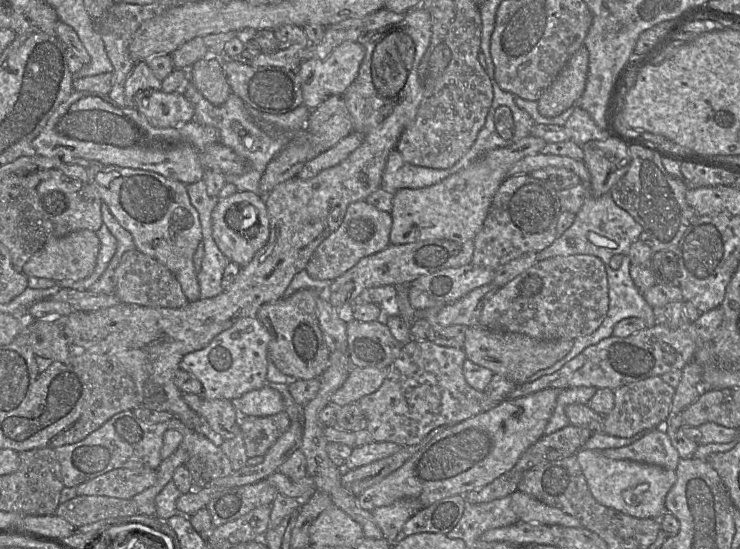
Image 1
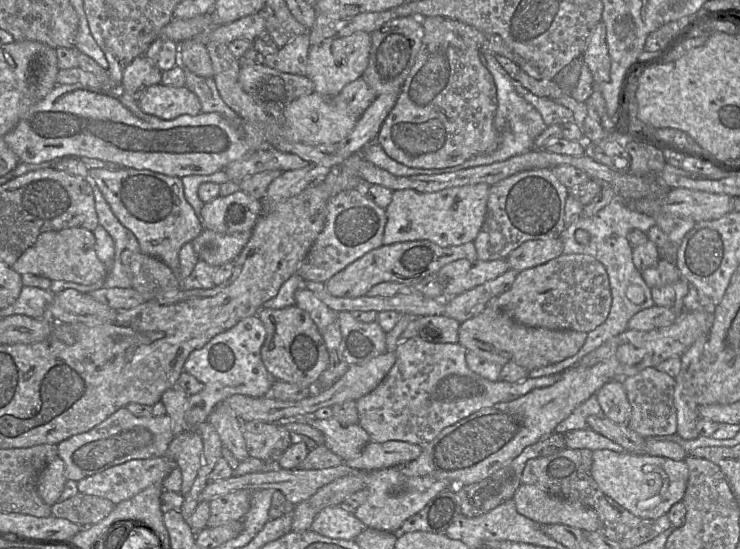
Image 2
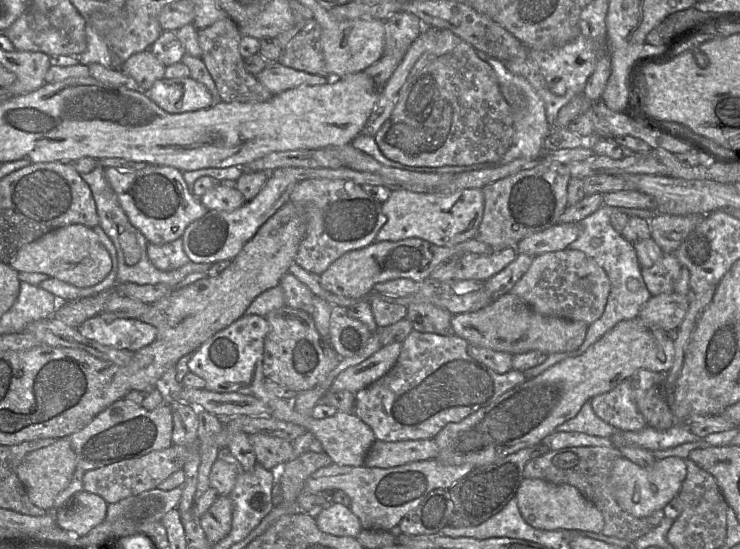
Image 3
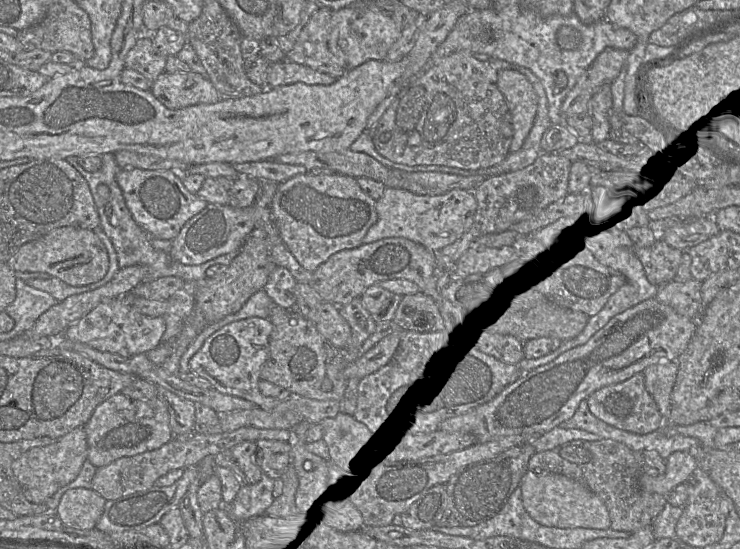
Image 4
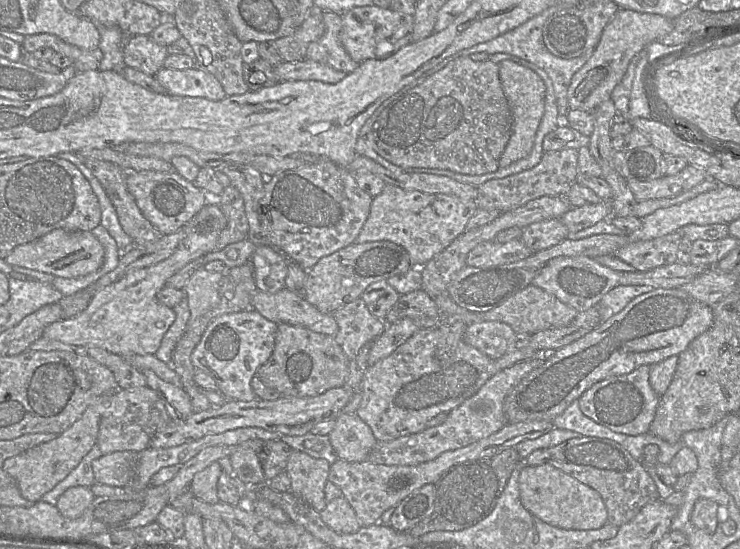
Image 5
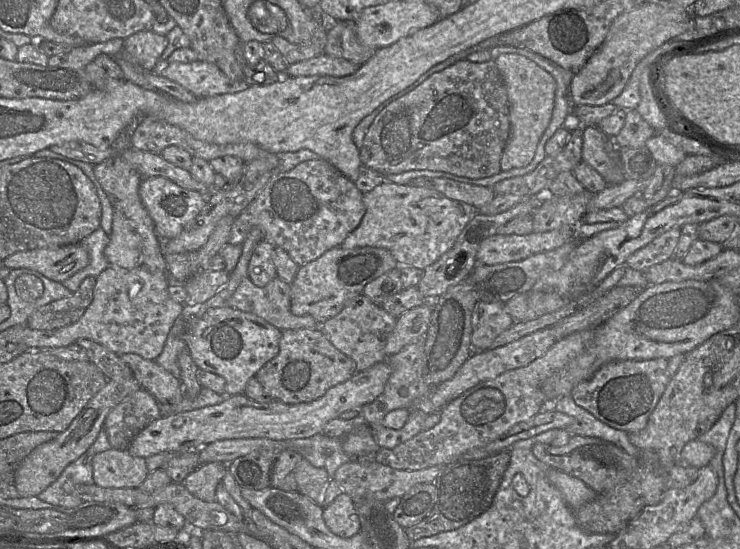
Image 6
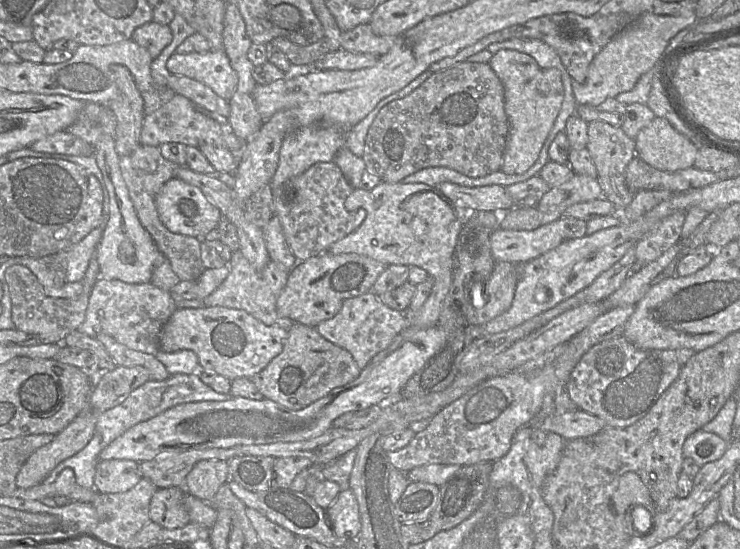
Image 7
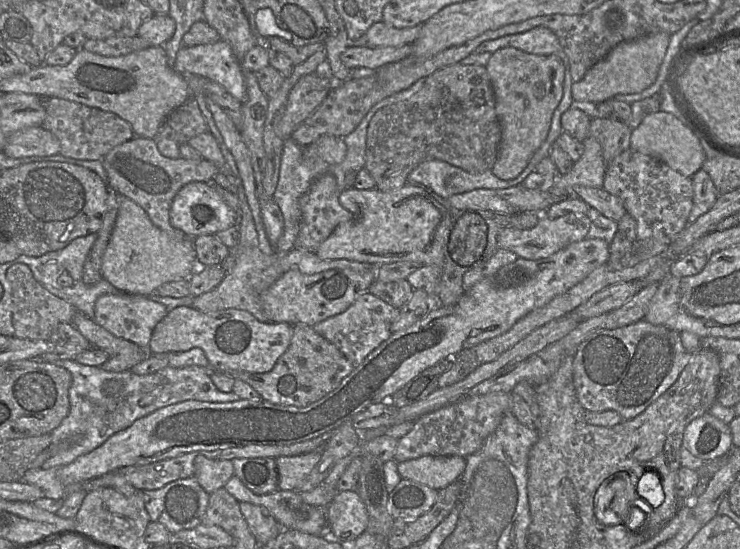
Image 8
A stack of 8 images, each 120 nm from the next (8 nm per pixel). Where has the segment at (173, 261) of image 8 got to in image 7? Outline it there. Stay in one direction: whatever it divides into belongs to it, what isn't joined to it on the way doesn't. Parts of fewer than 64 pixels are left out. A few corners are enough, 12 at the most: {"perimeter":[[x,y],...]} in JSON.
{"perimeter":[[112,135],[94,157],[109,195],[100,278],[151,282],[162,253],[141,224]]}

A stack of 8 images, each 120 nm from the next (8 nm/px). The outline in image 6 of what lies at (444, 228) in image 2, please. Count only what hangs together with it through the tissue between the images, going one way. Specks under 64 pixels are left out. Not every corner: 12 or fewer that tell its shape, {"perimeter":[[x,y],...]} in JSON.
{"perimeter":[[389,181],[340,247],[384,248],[421,270],[450,250],[474,206]]}

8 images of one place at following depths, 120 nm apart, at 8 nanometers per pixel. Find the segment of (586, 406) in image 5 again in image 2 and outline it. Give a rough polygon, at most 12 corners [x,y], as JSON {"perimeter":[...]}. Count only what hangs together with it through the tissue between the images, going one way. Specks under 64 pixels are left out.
{"perimeter":[[621,380],[597,391],[608,419],[627,425],[631,406]]}

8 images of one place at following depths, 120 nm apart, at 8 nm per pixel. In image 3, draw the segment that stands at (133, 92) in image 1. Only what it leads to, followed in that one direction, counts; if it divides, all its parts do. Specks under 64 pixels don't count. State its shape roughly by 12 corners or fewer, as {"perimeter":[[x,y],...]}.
{"perimeter":[[147,49],[121,70],[147,92],[164,77],[165,66]]}

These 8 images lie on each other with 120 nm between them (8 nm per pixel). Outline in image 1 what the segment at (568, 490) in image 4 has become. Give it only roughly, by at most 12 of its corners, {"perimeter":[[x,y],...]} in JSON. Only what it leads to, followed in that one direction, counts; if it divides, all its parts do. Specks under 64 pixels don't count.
{"perimeter":[[517,490],[511,509],[520,521],[581,528],[579,519]]}

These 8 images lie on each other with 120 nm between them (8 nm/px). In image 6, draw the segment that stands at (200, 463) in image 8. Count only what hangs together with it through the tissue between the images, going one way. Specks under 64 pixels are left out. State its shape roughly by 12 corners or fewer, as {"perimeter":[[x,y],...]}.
{"perimeter":[[203,464],[184,479],[196,498],[215,502],[227,464]]}

